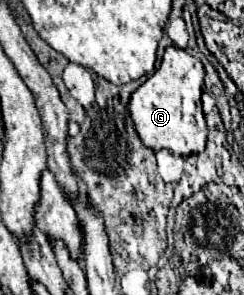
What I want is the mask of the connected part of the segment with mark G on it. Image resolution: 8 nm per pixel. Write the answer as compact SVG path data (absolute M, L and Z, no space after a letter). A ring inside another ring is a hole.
M175 45L165 49L159 69L131 95L129 101L135 131L145 147L153 151L167 149L177 155L195 155L205 149L207 123L201 111L203 75L205 69L199 59Z

